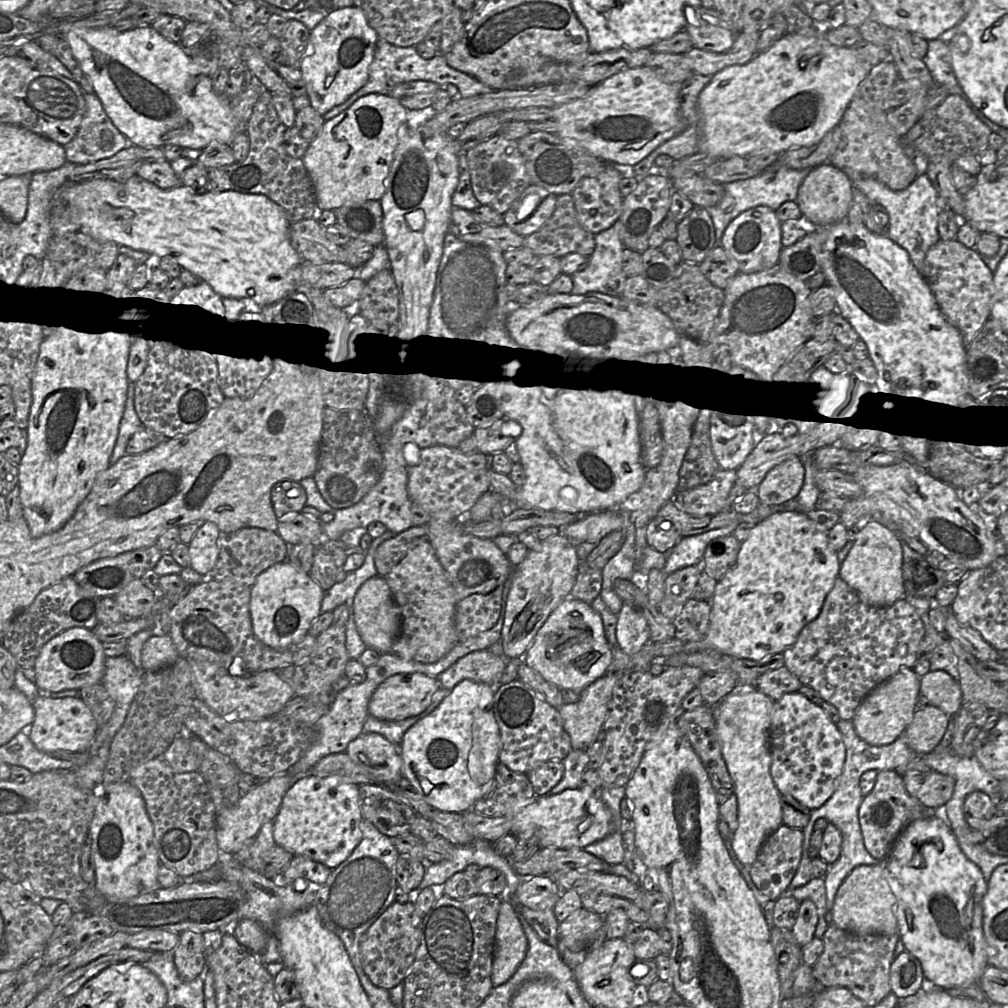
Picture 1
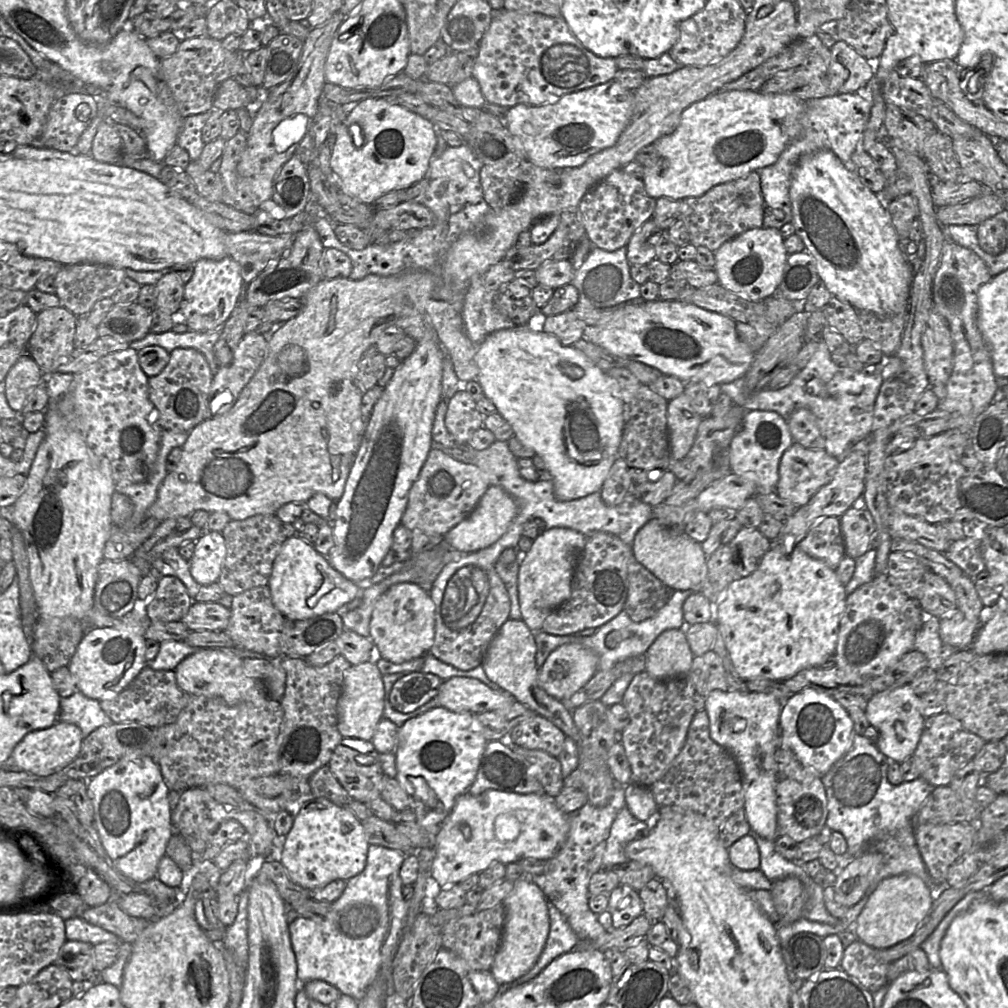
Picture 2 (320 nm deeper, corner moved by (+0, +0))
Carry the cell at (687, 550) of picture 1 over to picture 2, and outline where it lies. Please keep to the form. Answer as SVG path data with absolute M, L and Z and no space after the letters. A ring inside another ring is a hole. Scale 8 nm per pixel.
M674 590L668 603L661 608L657 614L641 622L634 622L629 615L623 610L610 621L600 626L591 636L551 635L544 631L535 633L536 643L536 665L539 668L543 666L549 654L563 644L580 644L590 648L599 656L598 667L613 667L616 663L628 658L644 656L654 640L665 630L685 629L683 619L683 603L693 593L691 590L678 591Z

